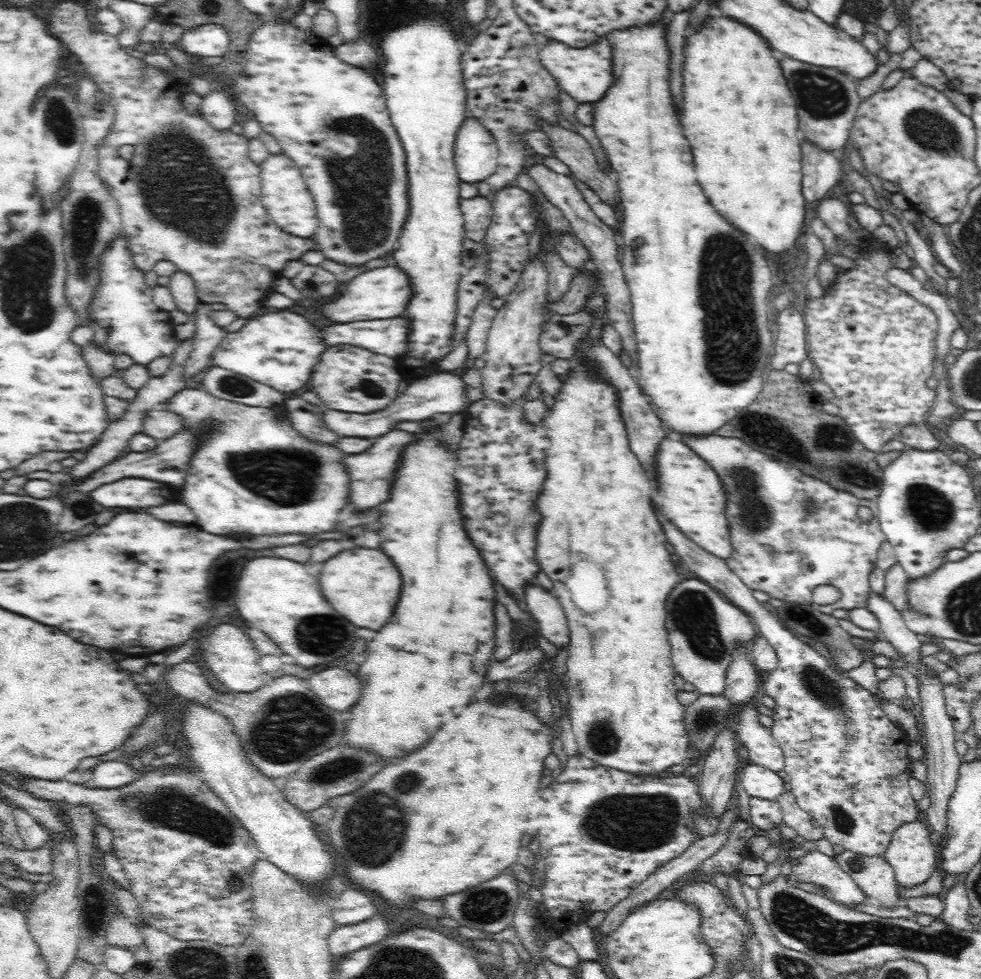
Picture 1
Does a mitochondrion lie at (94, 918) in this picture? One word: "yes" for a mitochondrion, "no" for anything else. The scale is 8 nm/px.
yes

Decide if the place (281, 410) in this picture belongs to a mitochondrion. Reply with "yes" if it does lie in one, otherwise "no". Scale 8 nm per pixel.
no

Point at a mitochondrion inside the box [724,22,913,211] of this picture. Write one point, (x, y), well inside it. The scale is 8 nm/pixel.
(823, 97)

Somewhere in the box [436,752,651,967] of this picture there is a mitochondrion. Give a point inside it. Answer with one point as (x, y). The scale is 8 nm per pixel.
(489, 906)

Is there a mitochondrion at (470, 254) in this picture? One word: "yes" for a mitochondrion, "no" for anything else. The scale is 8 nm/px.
no

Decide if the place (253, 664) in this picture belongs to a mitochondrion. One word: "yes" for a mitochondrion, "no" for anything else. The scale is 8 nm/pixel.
no

